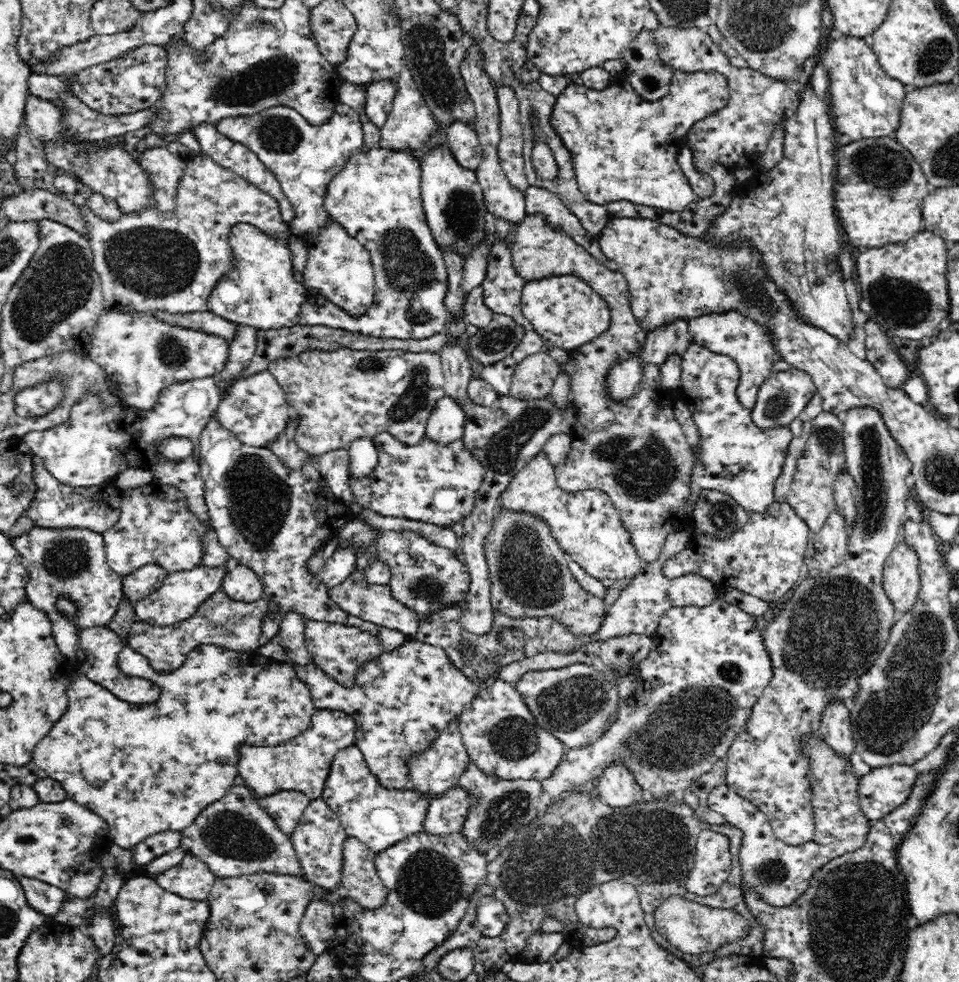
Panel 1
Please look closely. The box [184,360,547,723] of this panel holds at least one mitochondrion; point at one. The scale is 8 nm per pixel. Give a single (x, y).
(257, 494)

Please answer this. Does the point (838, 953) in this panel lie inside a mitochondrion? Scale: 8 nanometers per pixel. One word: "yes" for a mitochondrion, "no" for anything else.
yes

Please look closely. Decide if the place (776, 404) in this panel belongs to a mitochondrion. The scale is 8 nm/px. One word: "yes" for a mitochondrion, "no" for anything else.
yes

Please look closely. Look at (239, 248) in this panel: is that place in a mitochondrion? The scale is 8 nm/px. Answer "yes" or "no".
no

